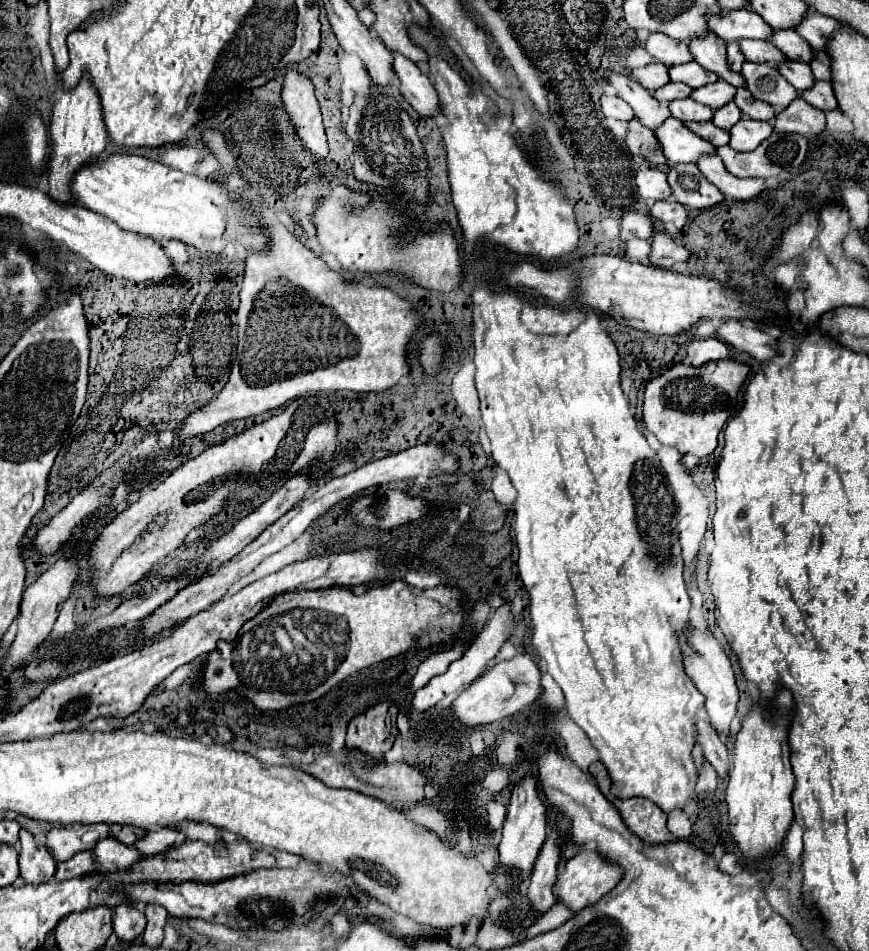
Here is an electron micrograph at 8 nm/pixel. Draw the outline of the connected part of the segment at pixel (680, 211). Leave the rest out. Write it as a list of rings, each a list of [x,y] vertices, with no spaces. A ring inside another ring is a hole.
[[[657,201],[651,209],[651,217],[655,221],[661,221],[669,233],[683,231],[689,217],[689,209],[677,201]]]

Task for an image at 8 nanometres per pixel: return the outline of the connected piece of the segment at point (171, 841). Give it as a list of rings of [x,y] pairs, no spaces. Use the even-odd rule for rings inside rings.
[[[163,827],[163,829],[151,829],[151,831],[147,831],[145,837],[135,841],[135,849],[141,855],[149,857],[149,855],[159,855],[165,849],[179,847],[183,841],[185,841],[183,833],[179,833],[175,829],[169,829],[169,827]]]

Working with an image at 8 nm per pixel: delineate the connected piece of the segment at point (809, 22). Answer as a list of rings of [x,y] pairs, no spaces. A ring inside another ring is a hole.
[[[809,11],[797,31],[799,35],[803,35],[803,39],[807,39],[807,43],[811,43],[815,51],[827,51],[827,43],[831,41],[835,31],[839,31],[839,27],[841,25],[835,19],[819,15],[817,11]]]

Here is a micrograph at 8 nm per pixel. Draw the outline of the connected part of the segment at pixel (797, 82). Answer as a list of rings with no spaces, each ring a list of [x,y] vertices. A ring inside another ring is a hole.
[[[787,61],[783,63],[783,67],[777,67],[779,73],[799,91],[807,91],[815,85],[815,79],[813,79],[813,73],[811,73],[811,67],[805,65],[805,63],[799,63],[799,61]]]

